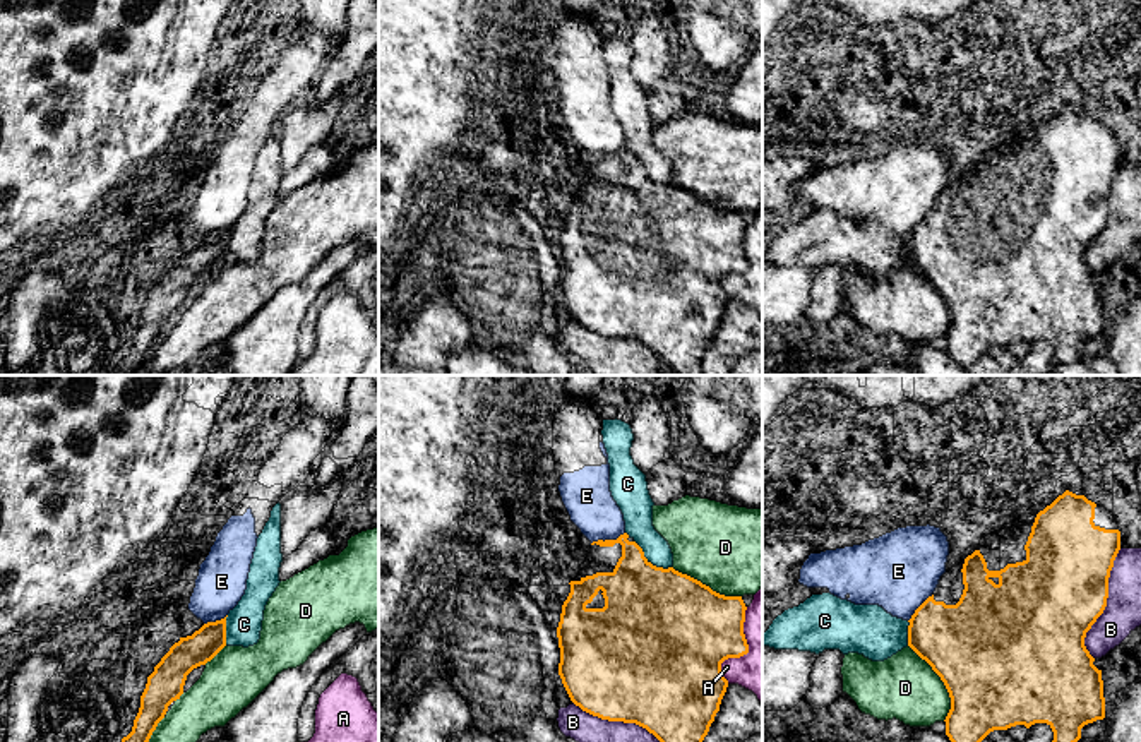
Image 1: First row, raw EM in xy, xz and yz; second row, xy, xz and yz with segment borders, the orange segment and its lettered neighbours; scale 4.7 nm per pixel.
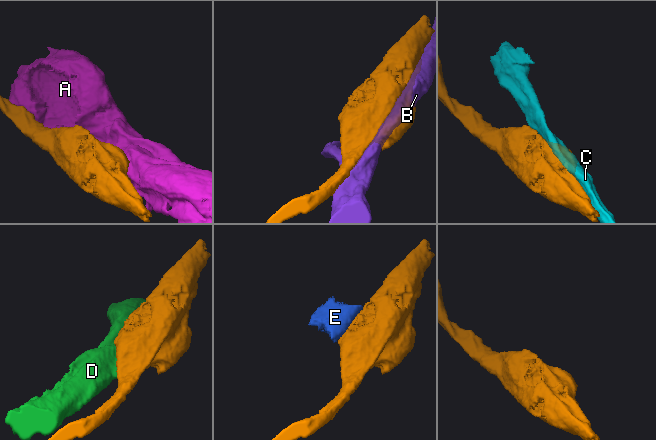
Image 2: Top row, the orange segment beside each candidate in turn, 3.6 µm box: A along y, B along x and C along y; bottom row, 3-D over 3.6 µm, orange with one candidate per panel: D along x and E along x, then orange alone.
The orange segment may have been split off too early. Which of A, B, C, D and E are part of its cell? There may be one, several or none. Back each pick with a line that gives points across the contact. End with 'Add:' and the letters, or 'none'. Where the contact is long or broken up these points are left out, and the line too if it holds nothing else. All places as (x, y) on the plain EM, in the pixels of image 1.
Add: none

